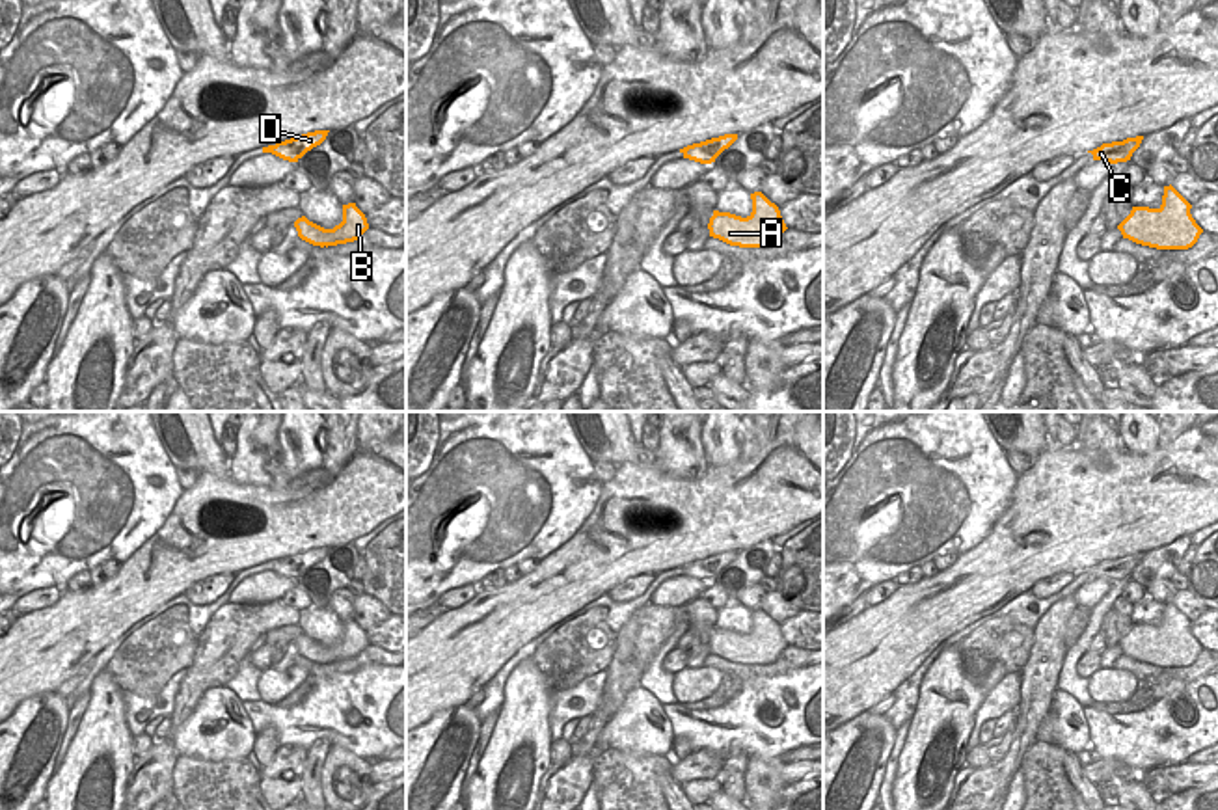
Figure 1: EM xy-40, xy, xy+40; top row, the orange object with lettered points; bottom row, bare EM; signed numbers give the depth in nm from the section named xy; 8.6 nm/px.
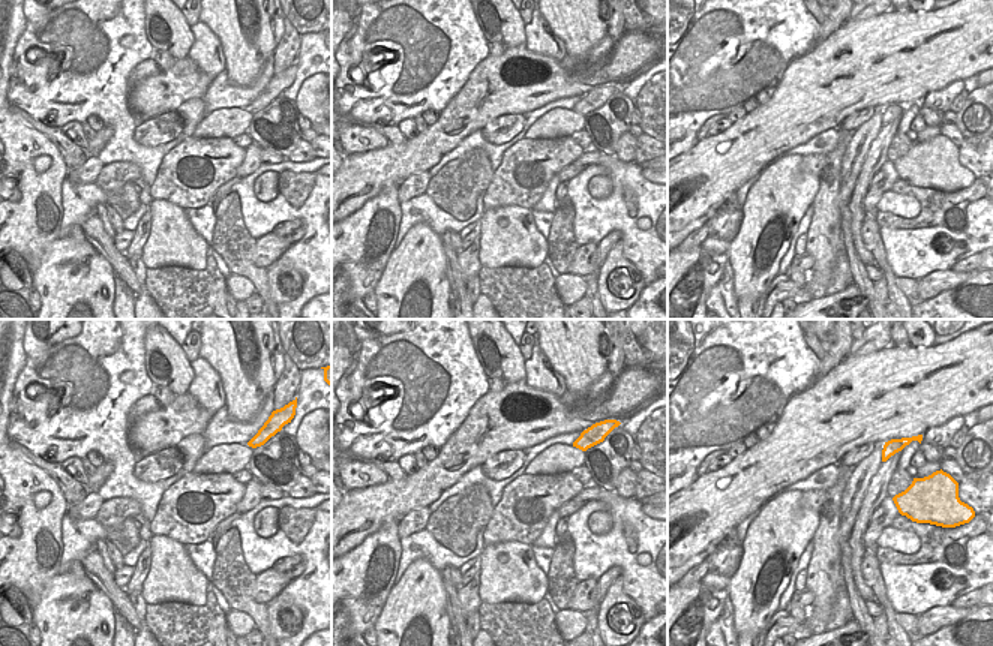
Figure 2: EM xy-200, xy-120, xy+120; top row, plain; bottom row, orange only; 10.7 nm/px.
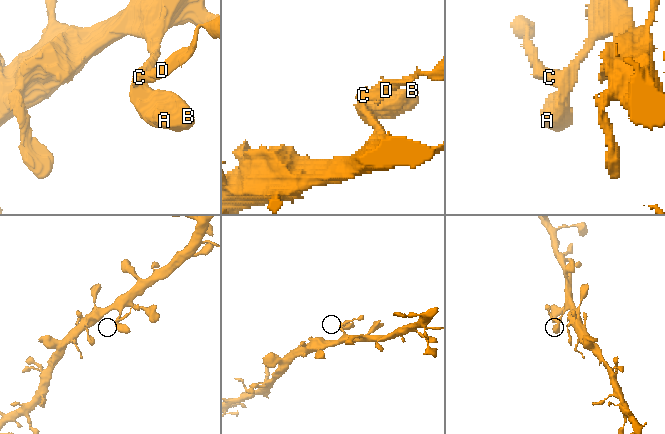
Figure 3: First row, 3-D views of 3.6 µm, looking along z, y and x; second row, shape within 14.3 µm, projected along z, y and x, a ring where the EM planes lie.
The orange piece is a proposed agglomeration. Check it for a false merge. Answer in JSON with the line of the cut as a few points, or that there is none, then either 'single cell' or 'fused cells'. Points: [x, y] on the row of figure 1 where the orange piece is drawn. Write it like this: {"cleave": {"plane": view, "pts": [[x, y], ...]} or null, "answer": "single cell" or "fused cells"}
{"cleave": {"plane": "xy", "pts": [[684, 151], [710, 149], [717, 155]]}, "answer": "fused cells"}

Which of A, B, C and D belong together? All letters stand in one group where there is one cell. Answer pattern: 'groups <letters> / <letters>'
groups A B C / D

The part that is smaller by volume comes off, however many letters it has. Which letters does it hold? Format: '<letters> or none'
D

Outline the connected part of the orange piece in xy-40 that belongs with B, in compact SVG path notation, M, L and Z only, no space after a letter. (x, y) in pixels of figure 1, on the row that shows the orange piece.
M356 203L343 205L343 222L333 229L324 229L305 216L294 222L298 236L313 246L328 248L337 244L346 244L358 240L367 229L365 214L356 207Z

